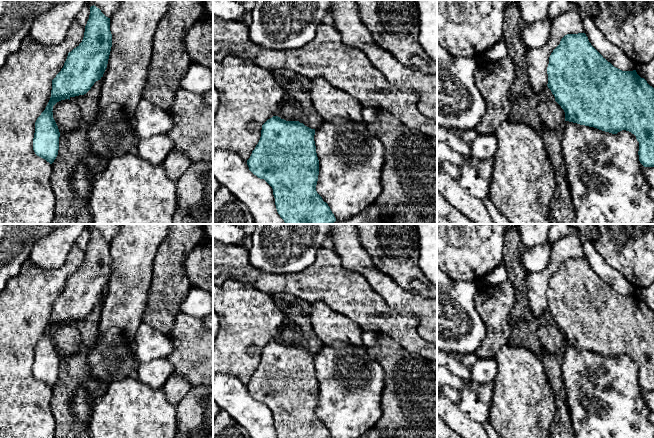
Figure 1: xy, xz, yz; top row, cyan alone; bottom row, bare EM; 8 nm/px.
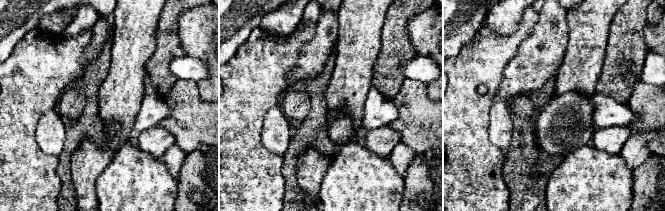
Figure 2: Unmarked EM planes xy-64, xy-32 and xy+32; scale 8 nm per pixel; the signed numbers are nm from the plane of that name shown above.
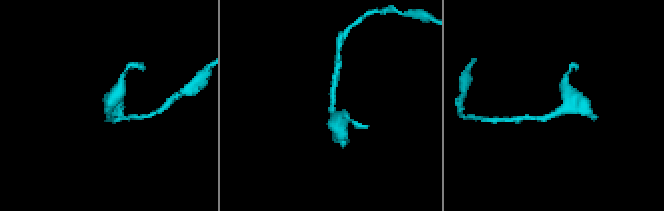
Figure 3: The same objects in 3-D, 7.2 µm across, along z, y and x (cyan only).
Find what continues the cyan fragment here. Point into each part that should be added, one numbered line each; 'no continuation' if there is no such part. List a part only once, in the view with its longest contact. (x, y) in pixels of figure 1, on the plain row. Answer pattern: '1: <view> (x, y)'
no continuation

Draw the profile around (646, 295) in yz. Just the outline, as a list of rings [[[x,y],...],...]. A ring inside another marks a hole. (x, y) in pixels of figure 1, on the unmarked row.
[[[654,282],[649,287],[636,289],[635,294],[641,302],[644,302],[654,312]]]

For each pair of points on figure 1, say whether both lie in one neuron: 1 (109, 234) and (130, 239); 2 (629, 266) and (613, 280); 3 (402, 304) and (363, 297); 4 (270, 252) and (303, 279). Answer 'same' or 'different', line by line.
1: different
2: different
3: different
4: different

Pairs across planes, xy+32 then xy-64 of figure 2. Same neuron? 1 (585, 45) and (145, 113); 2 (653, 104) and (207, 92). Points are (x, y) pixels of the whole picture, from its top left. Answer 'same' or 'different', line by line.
1: different
2: different

